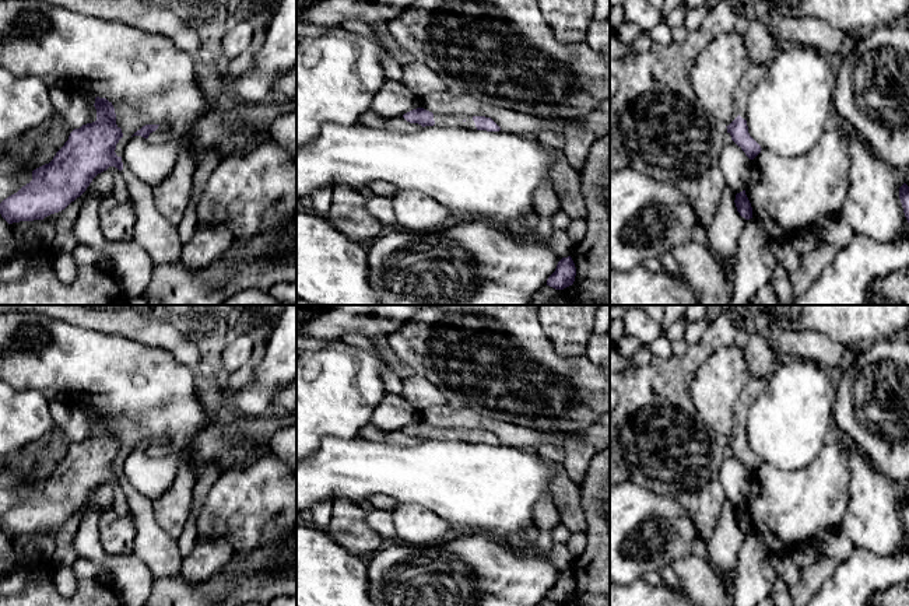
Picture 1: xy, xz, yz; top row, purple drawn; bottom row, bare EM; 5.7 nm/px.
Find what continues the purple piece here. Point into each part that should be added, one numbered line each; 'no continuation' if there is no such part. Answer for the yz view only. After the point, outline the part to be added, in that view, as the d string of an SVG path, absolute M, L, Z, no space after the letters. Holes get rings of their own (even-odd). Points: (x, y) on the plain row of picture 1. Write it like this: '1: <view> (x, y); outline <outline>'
1: yz (754, 386); outline M751 376L741 393L733 404L734 428L733 434L740 428L743 432L747 431L747 413L758 395L765 389L768 379Z

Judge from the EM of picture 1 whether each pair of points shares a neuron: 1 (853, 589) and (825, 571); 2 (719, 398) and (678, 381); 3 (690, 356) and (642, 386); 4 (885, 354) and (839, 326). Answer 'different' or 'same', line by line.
1: different
2: different
3: same
4: different

